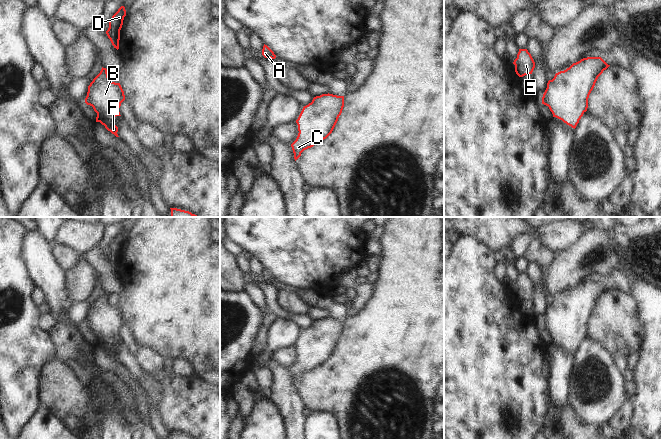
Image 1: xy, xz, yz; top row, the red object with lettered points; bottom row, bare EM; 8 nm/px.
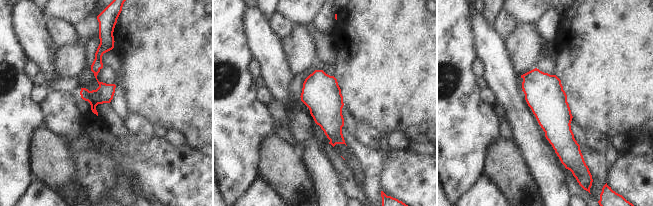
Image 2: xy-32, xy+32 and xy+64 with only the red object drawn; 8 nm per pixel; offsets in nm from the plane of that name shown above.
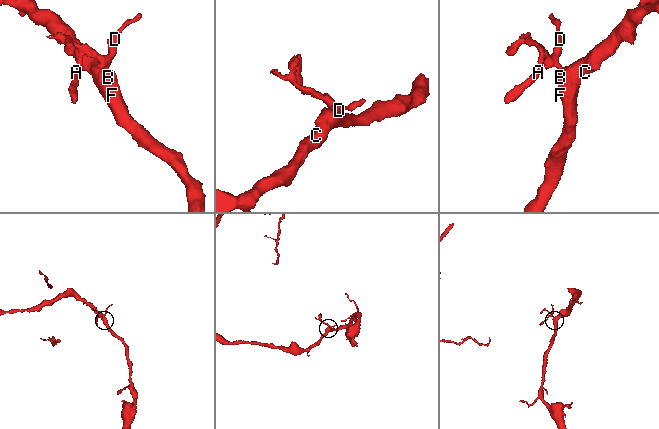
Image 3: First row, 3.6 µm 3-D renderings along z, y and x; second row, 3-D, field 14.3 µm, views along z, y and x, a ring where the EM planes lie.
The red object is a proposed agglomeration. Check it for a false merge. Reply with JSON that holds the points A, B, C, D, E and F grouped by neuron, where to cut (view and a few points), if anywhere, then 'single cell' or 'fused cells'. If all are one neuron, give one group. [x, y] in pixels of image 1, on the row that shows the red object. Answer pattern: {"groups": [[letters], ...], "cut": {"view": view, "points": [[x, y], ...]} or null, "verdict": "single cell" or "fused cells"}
{"groups": [["A", "B", "C", "D", "E", "F"]], "cut": null, "verdict": "single cell"}

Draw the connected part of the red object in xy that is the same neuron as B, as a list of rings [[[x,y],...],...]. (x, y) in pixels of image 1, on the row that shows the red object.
[[[102,67],[100,73],[90,83],[85,103],[92,106],[97,113],[96,122],[100,122],[108,131],[119,137],[115,117],[121,116],[119,108],[125,100],[125,95],[120,83],[112,82],[107,71]]]

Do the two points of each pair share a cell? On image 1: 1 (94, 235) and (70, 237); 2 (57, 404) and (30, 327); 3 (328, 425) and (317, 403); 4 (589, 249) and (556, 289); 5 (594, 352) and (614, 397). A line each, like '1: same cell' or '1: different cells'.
1: same cell
2: different cells
3: different cells
4: same cell
5: same cell

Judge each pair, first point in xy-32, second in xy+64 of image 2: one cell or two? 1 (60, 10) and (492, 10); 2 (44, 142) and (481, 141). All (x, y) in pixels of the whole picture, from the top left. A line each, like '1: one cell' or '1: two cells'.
1: two cells
2: two cells

